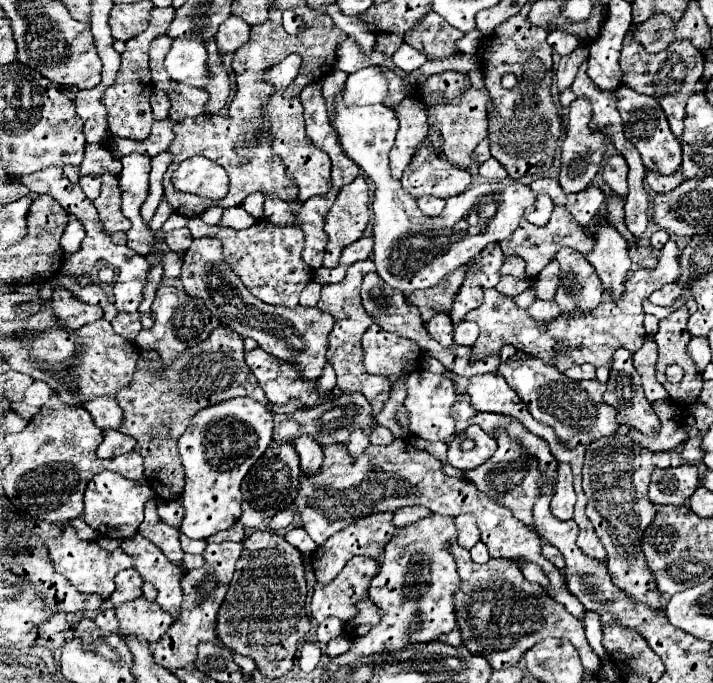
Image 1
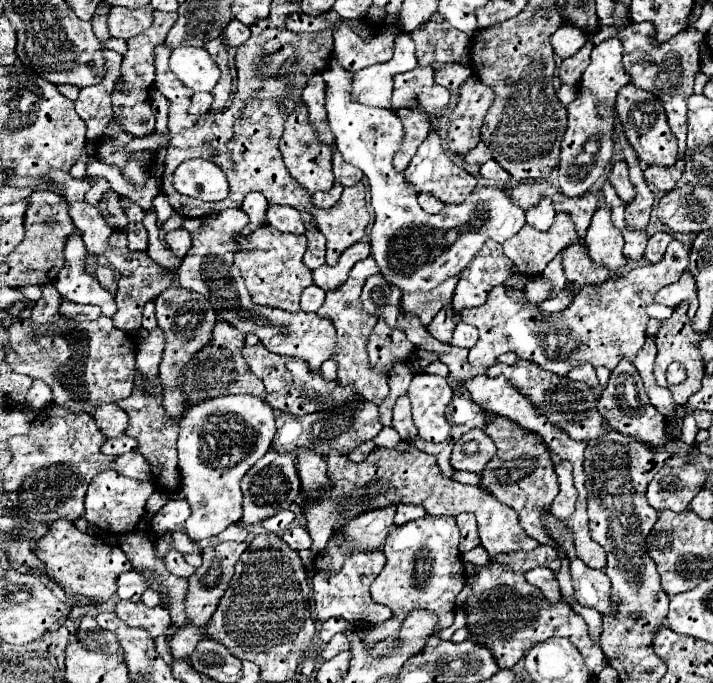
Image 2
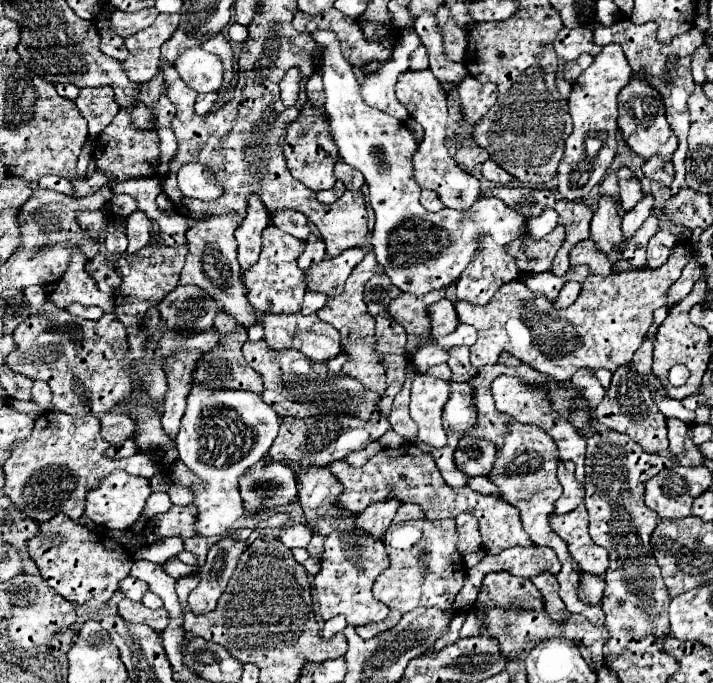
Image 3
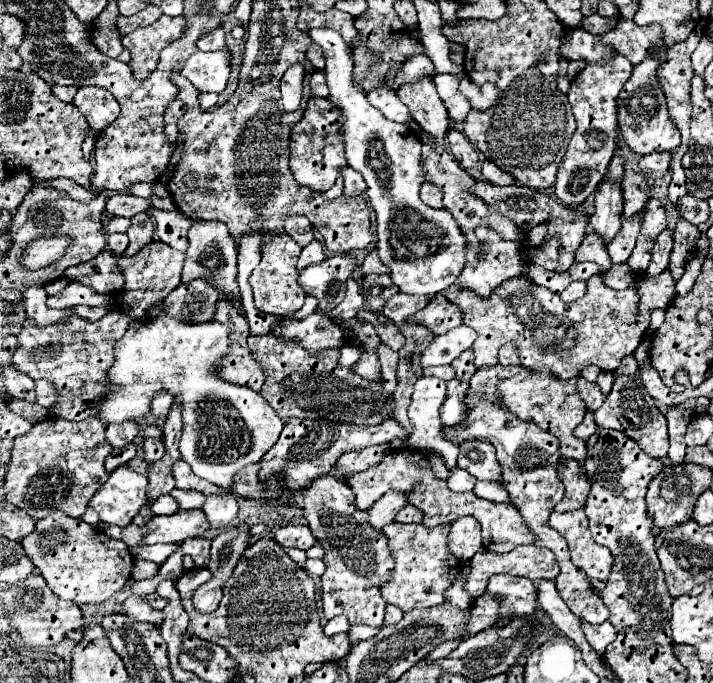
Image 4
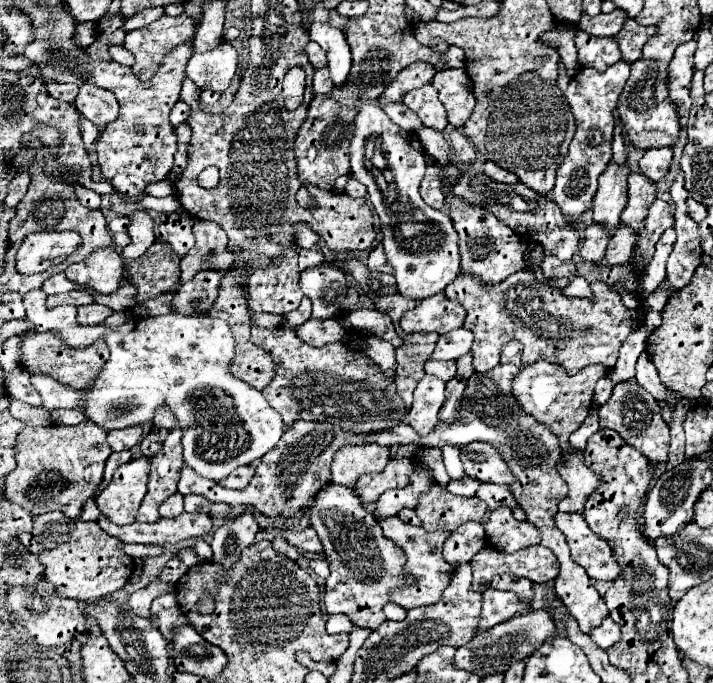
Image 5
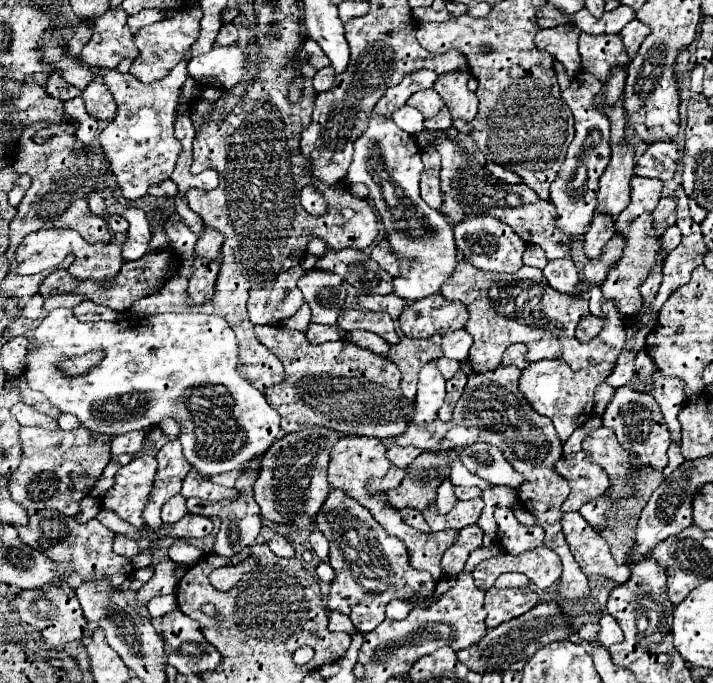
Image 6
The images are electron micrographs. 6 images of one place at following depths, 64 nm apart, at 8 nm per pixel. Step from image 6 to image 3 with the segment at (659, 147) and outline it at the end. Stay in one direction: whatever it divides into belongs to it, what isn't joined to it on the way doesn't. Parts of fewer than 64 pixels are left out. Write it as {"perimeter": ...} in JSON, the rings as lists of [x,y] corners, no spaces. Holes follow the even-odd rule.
{"perimeter":[[[652,156],[648,160],[644,160],[642,164],[642,174],[652,180],[652,182],[662,182],[662,184],[670,184],[672,176],[674,176],[674,168],[672,162],[668,158],[660,158],[660,156]]]}

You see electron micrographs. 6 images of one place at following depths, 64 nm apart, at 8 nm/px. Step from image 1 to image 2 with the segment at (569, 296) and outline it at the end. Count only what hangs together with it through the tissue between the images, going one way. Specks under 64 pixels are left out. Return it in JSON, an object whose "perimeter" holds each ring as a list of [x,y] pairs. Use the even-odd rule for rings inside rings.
{"perimeter":[[[572,244],[564,252],[564,272],[572,292],[580,292],[584,284],[598,284],[608,278],[608,270],[588,256],[584,244]]]}

